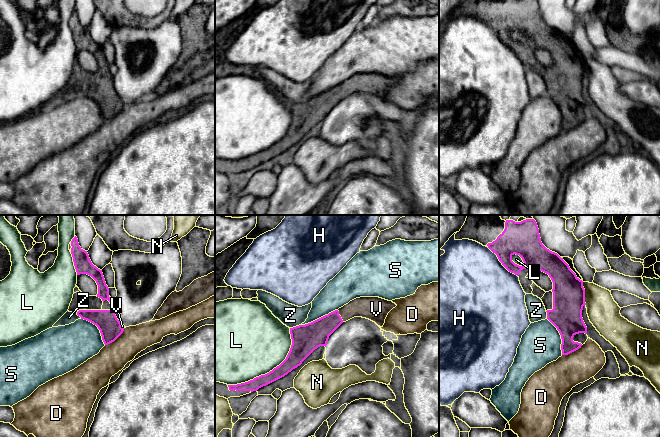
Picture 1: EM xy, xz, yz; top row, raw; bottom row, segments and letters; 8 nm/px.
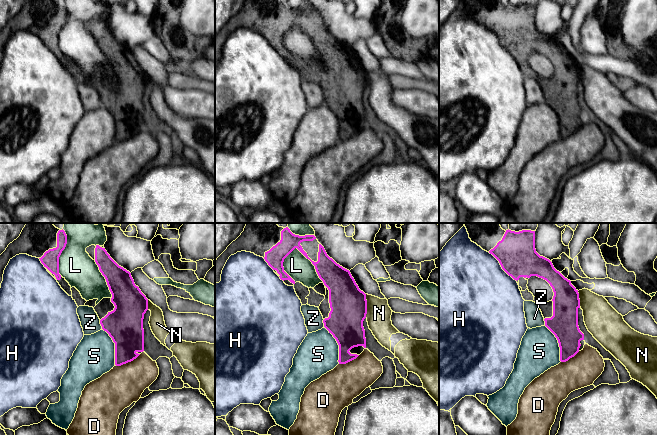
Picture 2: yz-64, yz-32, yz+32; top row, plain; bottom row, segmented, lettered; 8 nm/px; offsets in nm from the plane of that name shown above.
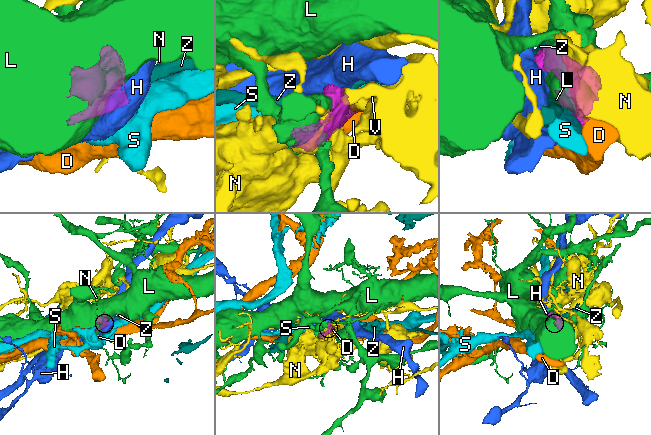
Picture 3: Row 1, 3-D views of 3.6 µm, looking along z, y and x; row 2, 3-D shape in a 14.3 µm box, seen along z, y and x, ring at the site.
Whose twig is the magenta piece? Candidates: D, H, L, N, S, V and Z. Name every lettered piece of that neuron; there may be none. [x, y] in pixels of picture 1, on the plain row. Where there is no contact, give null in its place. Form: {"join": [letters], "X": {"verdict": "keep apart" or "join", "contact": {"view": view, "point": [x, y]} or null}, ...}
{"join": ["V"], "D": {"verdict": "keep apart", "contact": {"view": "xy", "point": [115, 115]}}, "H": {"verdict": "keep apart", "contact": {"view": "yz", "point": [499, 36]}}, "L": {"verdict": "keep apart", "contact": {"view": "xz", "point": [272, 146]}}, "N": {"verdict": "keep apart", "contact": {"view": "yz", "point": [584, 69]}}, "S": {"verdict": "keep apart", "contact": {"view": "xz", "point": [319, 94]}}, "V": {"verdict": "join", "contact": {"view": "xz", "point": [340, 92]}}, "Z": {"verdict": "keep apart", "contact": {"view": "xz", "point": [296, 102]}}}

